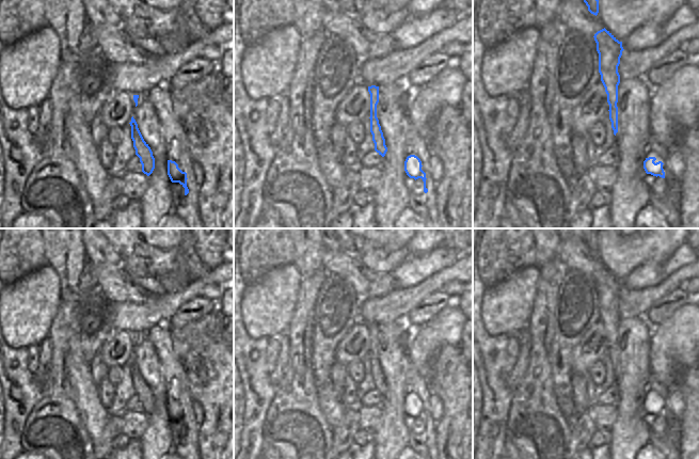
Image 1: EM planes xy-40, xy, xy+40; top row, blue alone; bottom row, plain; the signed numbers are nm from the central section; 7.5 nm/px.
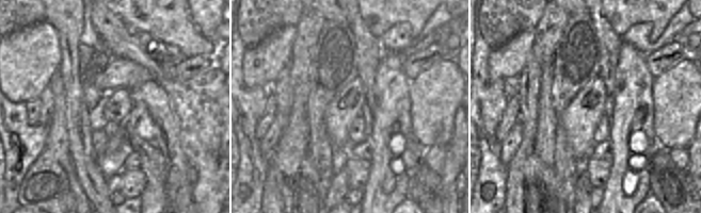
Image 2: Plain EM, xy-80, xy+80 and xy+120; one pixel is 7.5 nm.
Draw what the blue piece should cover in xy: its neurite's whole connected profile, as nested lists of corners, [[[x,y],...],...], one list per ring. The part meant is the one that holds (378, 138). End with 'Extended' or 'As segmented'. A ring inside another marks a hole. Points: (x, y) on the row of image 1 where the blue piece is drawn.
[[[371,85],[368,86],[368,92],[370,94],[370,132],[372,134],[372,141],[375,143],[375,151],[381,155],[385,156],[387,147],[385,145],[385,139],[377,117],[377,105],[379,102],[379,86]]]. As segmented.

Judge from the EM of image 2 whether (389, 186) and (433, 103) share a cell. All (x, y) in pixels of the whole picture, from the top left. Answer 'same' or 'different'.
different

